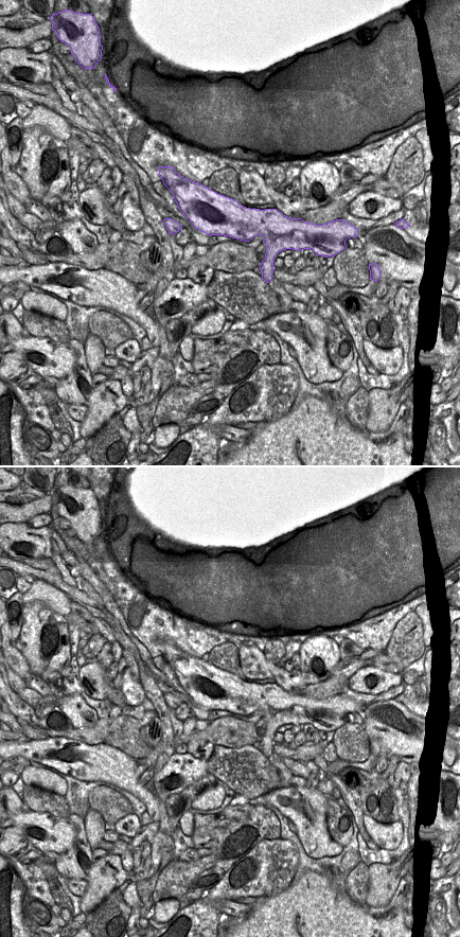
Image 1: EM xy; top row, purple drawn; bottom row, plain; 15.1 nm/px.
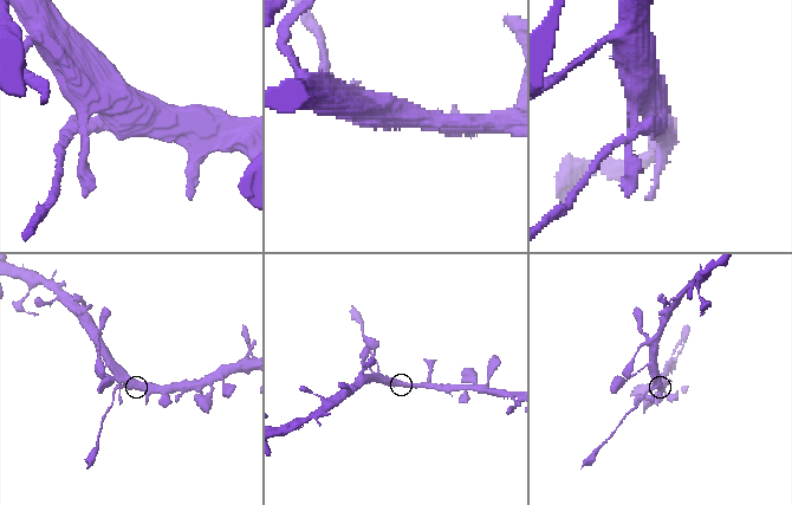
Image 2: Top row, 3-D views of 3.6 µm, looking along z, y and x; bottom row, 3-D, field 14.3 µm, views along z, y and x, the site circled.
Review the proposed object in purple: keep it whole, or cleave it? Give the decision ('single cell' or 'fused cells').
fused cells

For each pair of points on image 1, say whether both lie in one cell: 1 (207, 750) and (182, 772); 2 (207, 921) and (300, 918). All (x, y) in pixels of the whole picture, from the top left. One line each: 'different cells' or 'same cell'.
1: different cells
2: different cells

